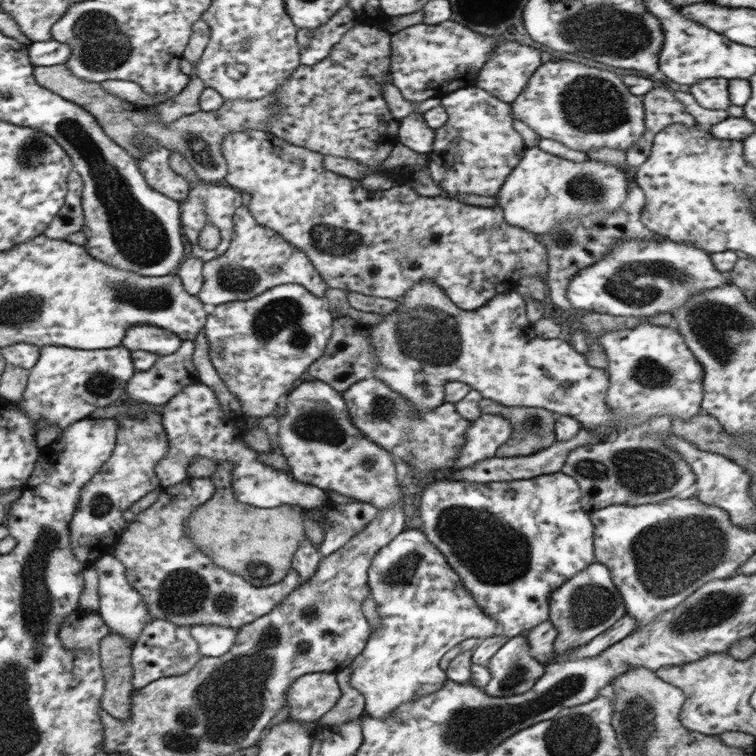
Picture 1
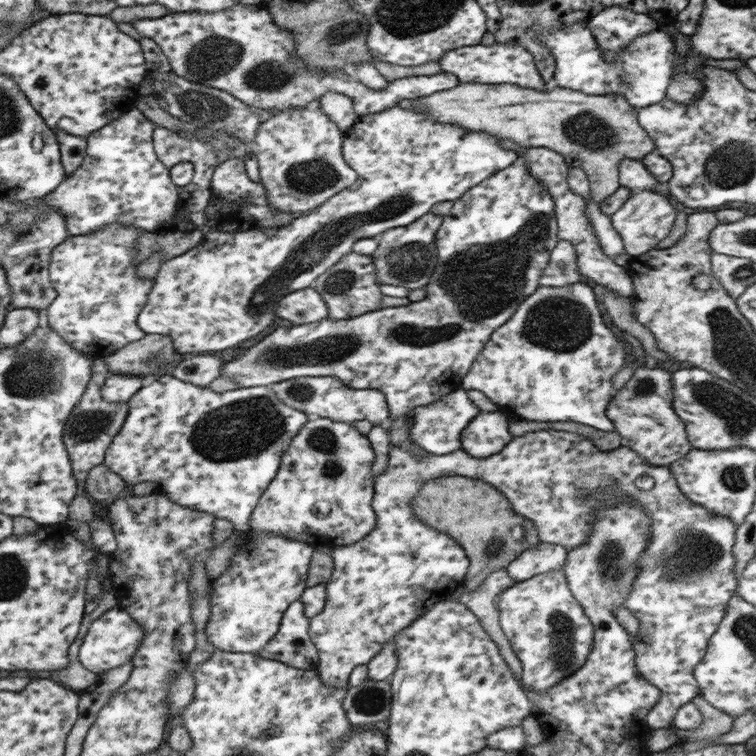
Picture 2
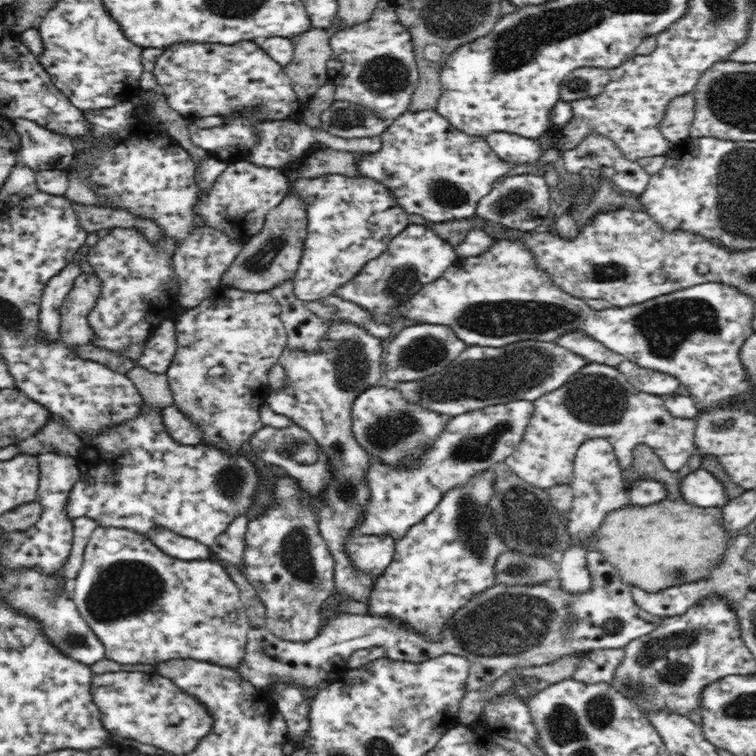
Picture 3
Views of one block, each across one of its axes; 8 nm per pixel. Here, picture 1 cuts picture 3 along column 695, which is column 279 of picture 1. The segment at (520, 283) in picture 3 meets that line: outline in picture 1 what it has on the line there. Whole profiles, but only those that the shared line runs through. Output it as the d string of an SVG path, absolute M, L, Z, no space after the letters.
M279 284L249 300L236 300L218 304L211 314L206 314L203 334L208 346L208 356L217 376L239 401L242 415L263 417L271 415L279 398L286 395L301 381L307 367L317 360L331 336L333 318L325 299L311 294L300 284Z

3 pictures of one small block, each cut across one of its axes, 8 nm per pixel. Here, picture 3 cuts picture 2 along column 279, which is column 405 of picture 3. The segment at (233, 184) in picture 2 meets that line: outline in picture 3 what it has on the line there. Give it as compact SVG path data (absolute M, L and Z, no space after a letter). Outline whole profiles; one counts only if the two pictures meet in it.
M332 174L312 180L302 178L289 185L306 201L308 215L307 241L292 278L294 293L304 302L319 300L350 282L410 224L408 213L395 203L390 193L365 176L348 178Z

